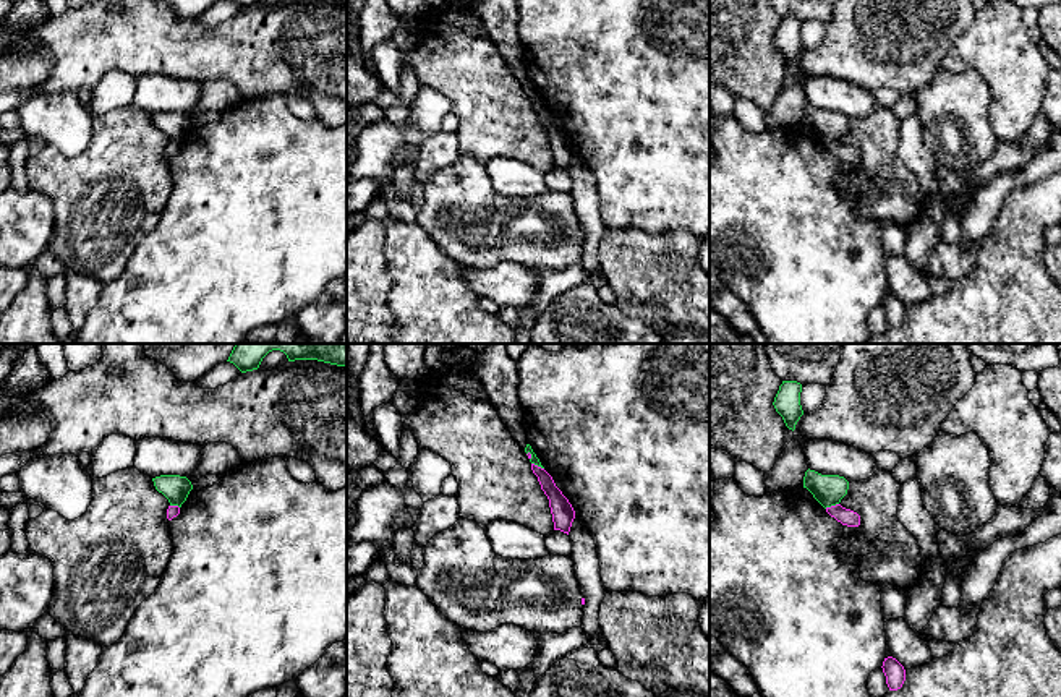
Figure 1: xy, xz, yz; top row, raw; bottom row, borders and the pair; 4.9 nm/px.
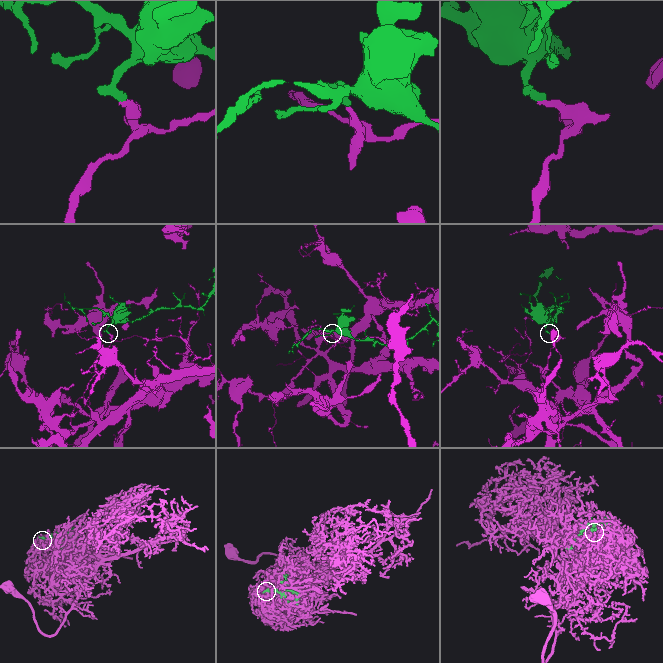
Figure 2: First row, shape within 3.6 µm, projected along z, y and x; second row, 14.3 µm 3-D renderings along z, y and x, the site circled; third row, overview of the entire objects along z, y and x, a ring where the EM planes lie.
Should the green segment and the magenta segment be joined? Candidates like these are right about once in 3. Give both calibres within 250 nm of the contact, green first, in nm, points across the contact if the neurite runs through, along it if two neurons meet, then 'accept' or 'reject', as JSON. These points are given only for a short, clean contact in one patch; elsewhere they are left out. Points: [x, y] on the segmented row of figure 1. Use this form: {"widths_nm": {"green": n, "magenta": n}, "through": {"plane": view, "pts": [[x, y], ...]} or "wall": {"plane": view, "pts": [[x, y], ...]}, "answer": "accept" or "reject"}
{"widths_nm": {"green": 160, "magenta": 80}, "wall": {"plane": "yz", "pts": [[838, 503], [825, 508]]}, "answer": "reject"}

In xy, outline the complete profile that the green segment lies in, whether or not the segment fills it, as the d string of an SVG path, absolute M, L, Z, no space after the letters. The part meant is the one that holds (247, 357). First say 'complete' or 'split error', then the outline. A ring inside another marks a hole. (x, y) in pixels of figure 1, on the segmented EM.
complete | M235 344L227 361L246 373L258 370L272 350L283 352L288 361L317 360L347 368L347 344Z

